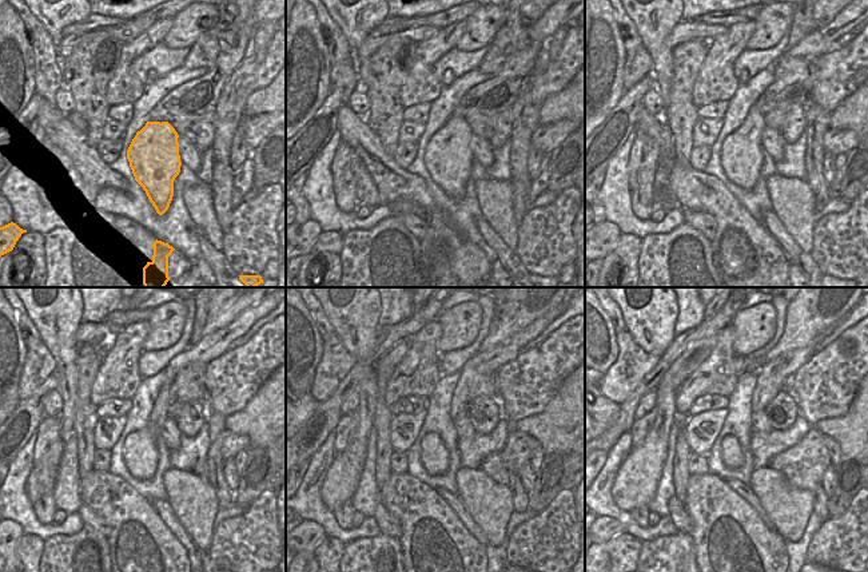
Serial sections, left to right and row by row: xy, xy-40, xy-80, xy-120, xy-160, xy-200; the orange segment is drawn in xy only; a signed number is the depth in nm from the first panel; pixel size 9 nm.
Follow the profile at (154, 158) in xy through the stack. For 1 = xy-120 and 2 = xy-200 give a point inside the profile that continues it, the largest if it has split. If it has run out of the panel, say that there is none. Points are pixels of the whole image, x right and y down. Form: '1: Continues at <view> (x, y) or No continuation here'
1: Continues at xy-120 (140, 455)
2: Continues at xy-200 (732, 455)

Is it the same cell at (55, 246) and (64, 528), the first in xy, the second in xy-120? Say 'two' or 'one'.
two

